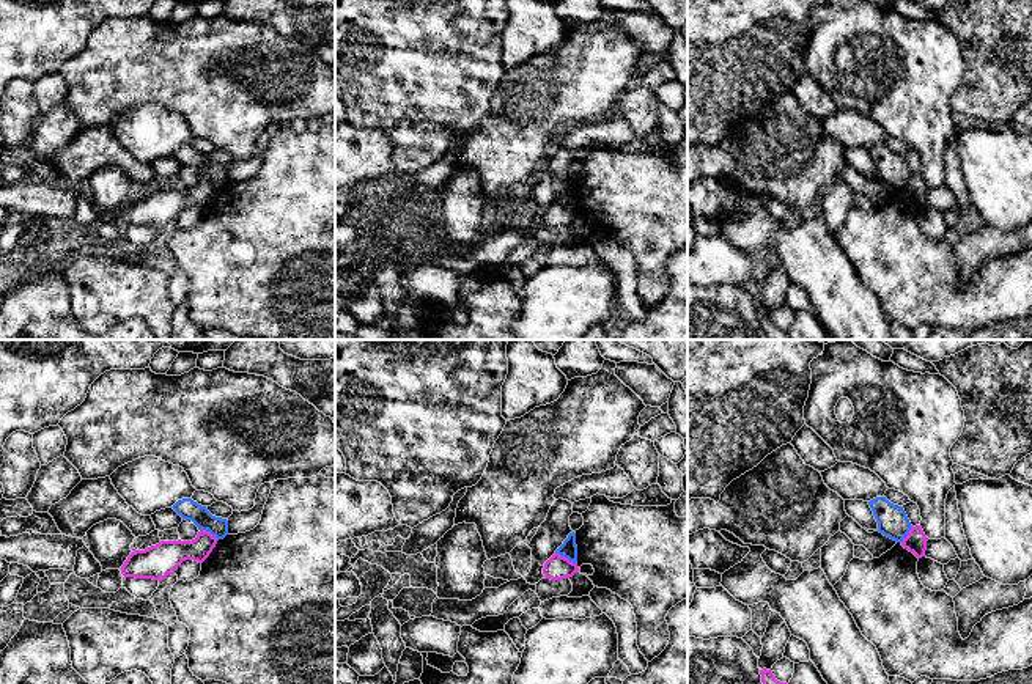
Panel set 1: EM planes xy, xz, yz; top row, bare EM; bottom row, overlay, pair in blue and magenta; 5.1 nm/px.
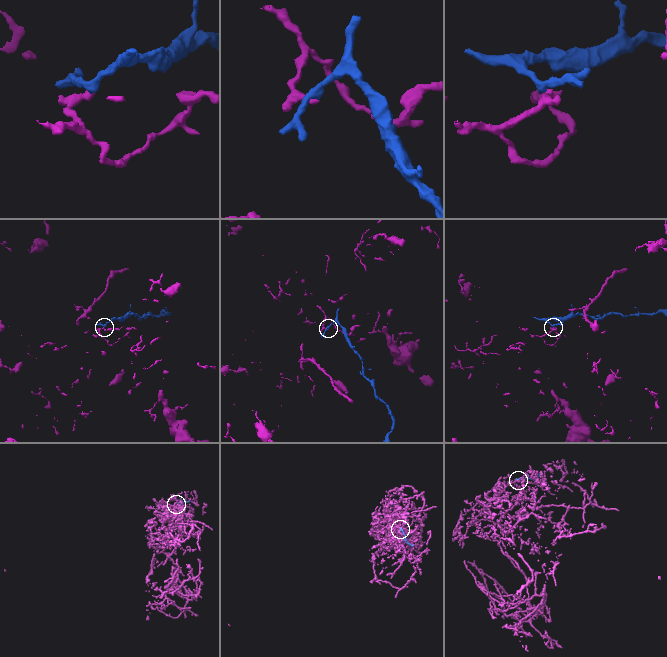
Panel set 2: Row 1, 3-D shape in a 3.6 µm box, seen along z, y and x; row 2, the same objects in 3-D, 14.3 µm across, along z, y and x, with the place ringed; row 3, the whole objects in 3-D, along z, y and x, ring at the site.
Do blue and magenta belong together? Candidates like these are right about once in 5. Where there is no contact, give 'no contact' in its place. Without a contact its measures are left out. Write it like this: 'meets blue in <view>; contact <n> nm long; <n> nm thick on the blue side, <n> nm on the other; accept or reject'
meets blue in xz; contact 130 nm long; 90 nm thick on the blue side, 120 nm on the other; reject

